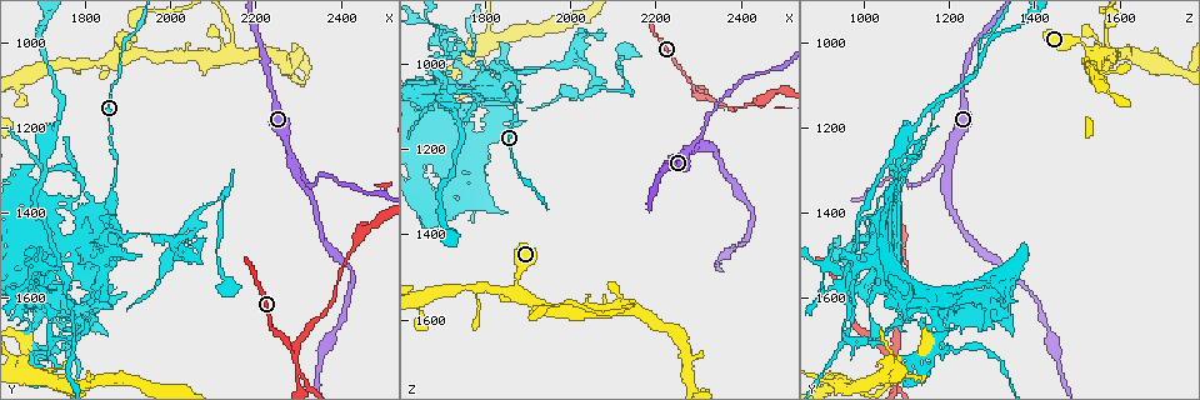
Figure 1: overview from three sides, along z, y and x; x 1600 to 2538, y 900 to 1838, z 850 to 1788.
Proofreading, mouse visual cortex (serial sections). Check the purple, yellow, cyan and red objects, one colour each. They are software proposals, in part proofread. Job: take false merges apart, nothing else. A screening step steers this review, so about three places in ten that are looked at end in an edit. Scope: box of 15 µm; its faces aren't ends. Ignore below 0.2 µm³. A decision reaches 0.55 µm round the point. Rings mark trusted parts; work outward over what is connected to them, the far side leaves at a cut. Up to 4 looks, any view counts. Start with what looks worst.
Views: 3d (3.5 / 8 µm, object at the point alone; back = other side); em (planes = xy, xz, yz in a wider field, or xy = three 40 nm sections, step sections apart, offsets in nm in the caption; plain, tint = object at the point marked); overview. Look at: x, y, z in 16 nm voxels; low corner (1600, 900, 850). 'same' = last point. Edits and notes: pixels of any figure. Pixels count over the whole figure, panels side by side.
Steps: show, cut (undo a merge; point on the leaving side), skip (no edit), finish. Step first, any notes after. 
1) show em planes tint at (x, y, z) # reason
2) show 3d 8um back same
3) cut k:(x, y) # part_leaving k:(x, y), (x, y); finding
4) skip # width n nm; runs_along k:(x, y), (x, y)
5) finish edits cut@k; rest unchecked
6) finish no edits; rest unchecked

show 3d 3.5um at (1865, 1225, 1150) # a narrow waist

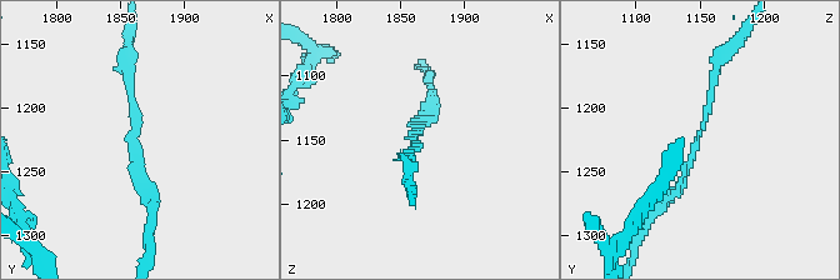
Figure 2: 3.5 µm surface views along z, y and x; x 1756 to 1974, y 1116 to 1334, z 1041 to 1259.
show em xy step 3 tint at (1862, 1222, 1150)

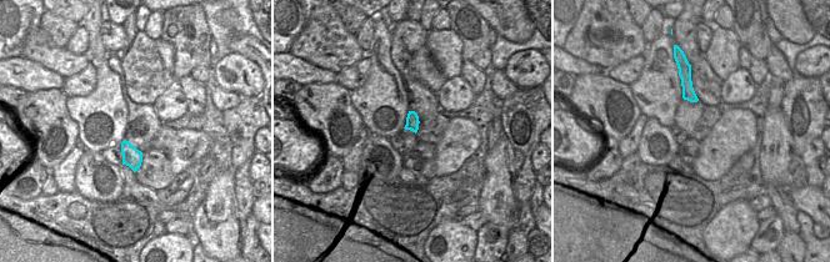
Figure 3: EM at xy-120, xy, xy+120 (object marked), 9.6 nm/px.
skip # runs_along 2:(726, 55), (689, 168), (666, 201); all the same cell

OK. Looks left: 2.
show 3d 3.5um at (1875, 1445, 1035) # sharp bend

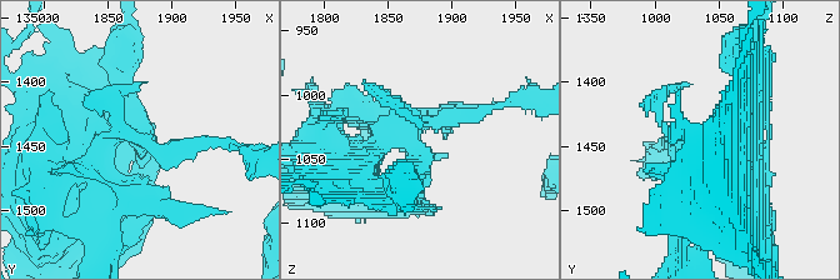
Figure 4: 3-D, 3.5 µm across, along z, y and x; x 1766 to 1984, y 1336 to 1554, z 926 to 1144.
show em xy step 1 tint at (1870, 1442, 1034)

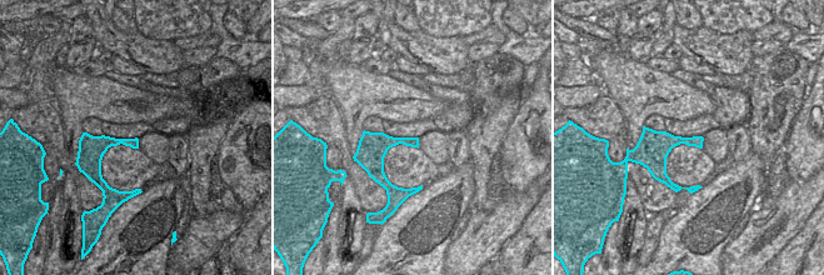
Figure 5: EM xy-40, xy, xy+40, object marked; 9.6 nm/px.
cut 4:(170, 154) # part_leaving 4:(131, 139), (35, 165); two cells meet here

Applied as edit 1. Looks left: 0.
finish edits cut@4; rest unchecked

